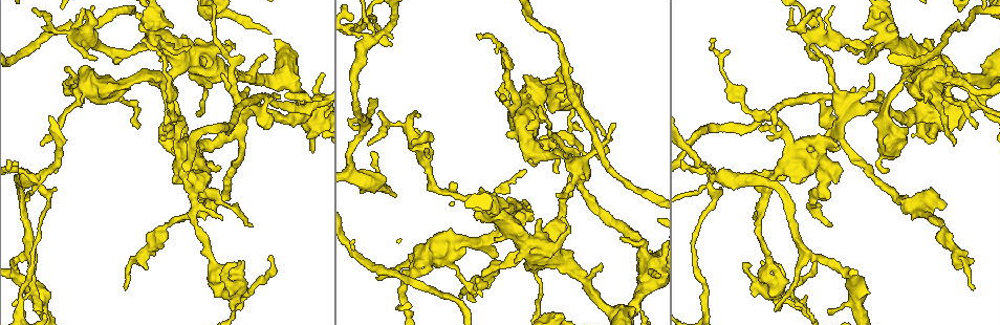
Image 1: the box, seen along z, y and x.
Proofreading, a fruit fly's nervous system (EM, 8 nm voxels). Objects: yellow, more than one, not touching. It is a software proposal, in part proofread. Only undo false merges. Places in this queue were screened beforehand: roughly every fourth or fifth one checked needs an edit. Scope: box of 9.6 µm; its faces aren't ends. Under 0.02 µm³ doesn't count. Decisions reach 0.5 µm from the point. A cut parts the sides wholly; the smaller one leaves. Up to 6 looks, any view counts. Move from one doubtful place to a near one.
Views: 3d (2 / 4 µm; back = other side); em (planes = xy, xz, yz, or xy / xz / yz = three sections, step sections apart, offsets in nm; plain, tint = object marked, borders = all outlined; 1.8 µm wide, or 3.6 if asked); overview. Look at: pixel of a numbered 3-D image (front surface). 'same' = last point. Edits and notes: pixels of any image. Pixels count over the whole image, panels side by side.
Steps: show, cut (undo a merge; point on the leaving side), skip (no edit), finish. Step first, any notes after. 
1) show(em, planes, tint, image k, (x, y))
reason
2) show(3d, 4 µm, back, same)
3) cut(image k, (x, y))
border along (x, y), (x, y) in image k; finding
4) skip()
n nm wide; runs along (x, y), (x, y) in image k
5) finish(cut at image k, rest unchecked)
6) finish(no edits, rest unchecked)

show(em, xz, step 8, tint, image 1, (372, 38))
four or more arms meet

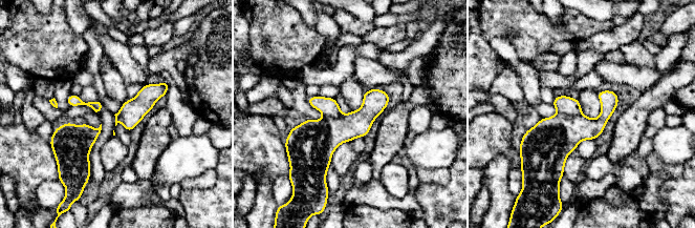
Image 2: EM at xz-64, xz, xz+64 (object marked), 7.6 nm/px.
show(em, planes, tint, same)

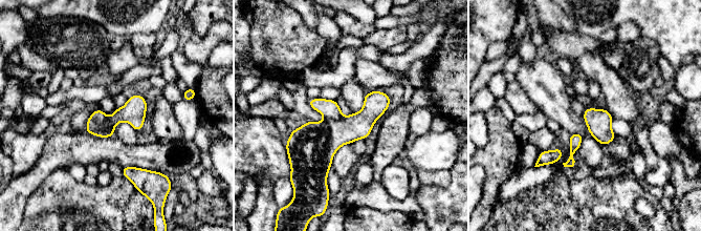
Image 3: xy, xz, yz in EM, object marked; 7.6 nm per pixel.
cut(image 3, (104, 129))
190 nm wide; border along (89, 118), (96, 125), (91, 133) in image 3; a second neuron is stuck on

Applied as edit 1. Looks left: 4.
show(overview)
see it whole again

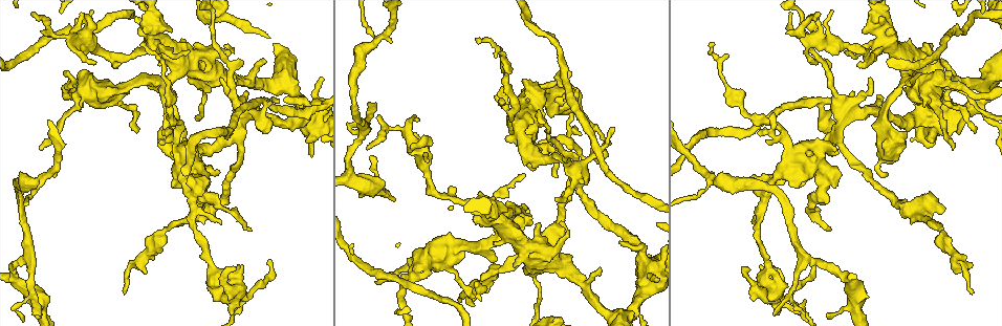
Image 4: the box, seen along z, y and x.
show(em, yz, step 4, tint, image 4, (824, 41))
a fork

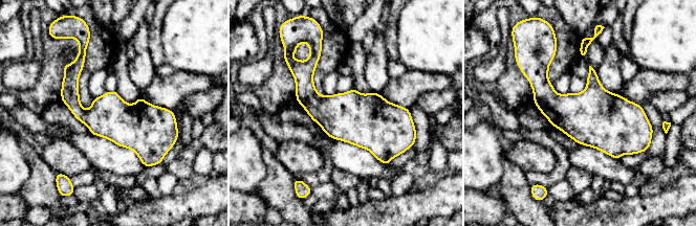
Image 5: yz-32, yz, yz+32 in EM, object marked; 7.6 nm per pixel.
show(em, planes, tint, same)

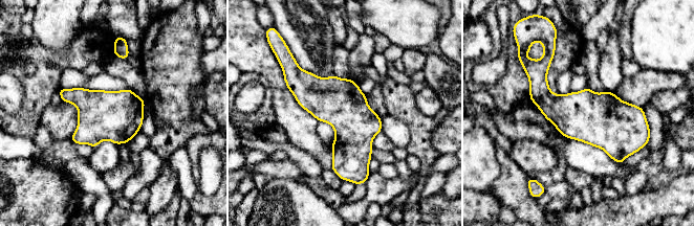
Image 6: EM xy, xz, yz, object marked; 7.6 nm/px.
skip()
continuous, no second neuron

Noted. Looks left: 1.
finish(cut at image 3, rest unchecked)

